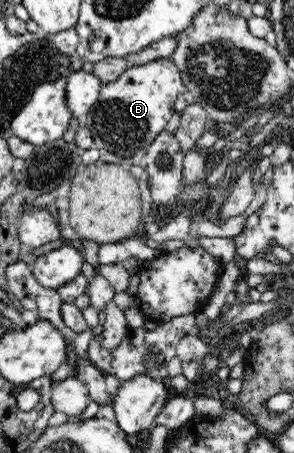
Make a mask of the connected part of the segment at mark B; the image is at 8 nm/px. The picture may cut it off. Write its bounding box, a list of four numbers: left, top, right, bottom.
[83,58,187,158]

